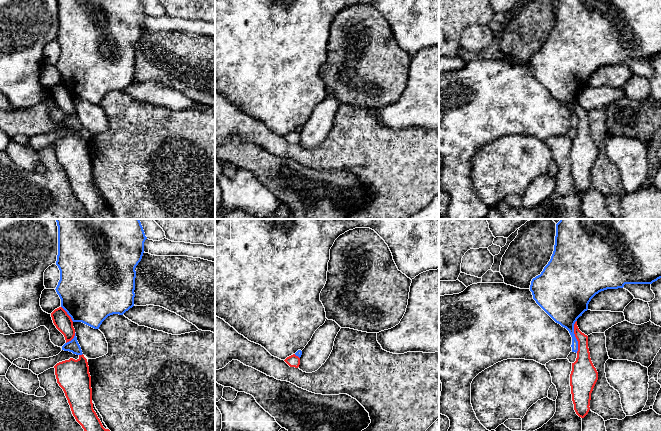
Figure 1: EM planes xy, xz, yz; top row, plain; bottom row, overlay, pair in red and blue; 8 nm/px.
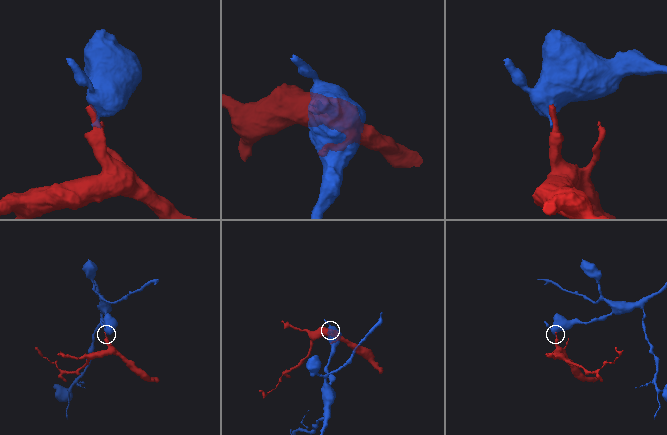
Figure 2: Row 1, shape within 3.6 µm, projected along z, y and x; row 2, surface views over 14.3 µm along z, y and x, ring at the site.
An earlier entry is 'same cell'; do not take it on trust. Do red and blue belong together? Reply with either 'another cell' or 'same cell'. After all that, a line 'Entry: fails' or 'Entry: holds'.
another cell
Entry: fails

